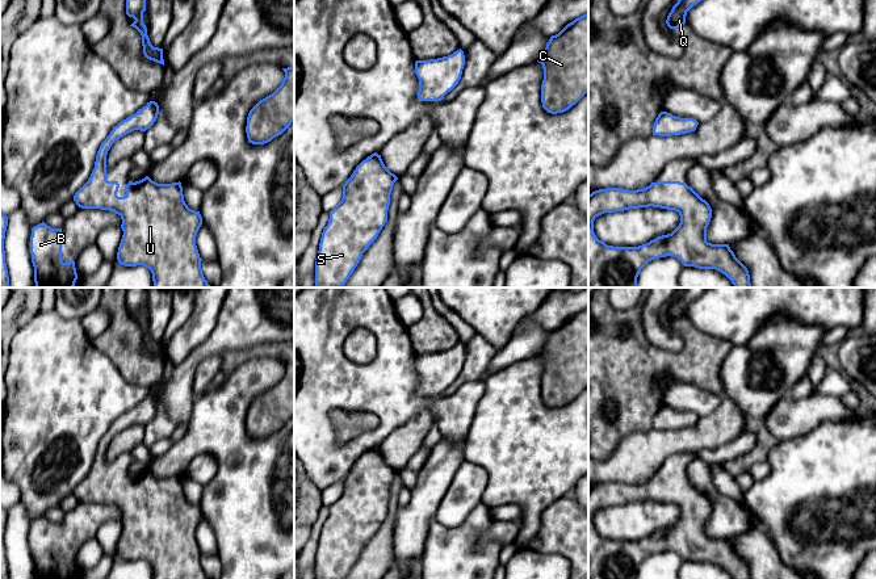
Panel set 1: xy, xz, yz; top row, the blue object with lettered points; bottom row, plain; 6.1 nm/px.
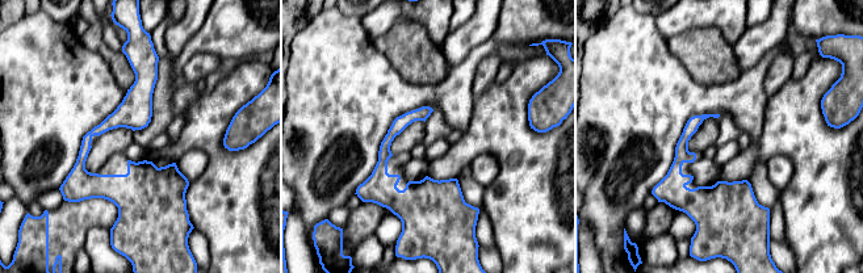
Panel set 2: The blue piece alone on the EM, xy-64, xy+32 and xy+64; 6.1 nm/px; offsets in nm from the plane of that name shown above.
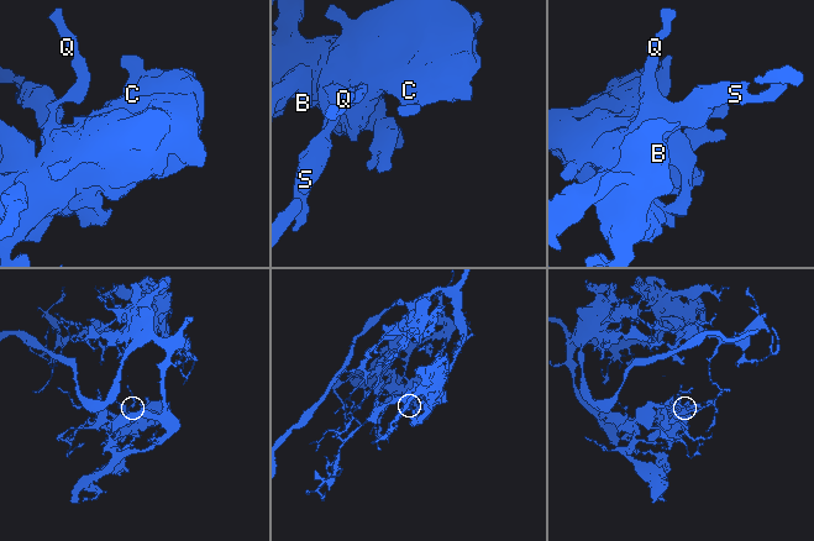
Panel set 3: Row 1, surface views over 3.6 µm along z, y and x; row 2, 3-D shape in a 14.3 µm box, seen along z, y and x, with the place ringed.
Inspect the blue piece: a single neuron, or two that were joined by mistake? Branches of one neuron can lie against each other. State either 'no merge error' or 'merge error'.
merge error

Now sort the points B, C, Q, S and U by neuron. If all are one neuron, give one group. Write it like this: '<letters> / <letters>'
B C S U / Q

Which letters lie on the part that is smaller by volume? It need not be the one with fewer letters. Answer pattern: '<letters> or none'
Q

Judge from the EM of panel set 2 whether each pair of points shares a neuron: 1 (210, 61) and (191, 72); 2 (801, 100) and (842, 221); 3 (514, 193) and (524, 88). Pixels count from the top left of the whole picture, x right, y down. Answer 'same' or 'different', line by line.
1: same
2: same
3: same

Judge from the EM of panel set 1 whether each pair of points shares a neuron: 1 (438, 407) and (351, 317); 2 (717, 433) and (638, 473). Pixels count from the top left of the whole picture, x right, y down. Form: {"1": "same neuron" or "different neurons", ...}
{"1": "same neuron", "2": "same neuron"}

